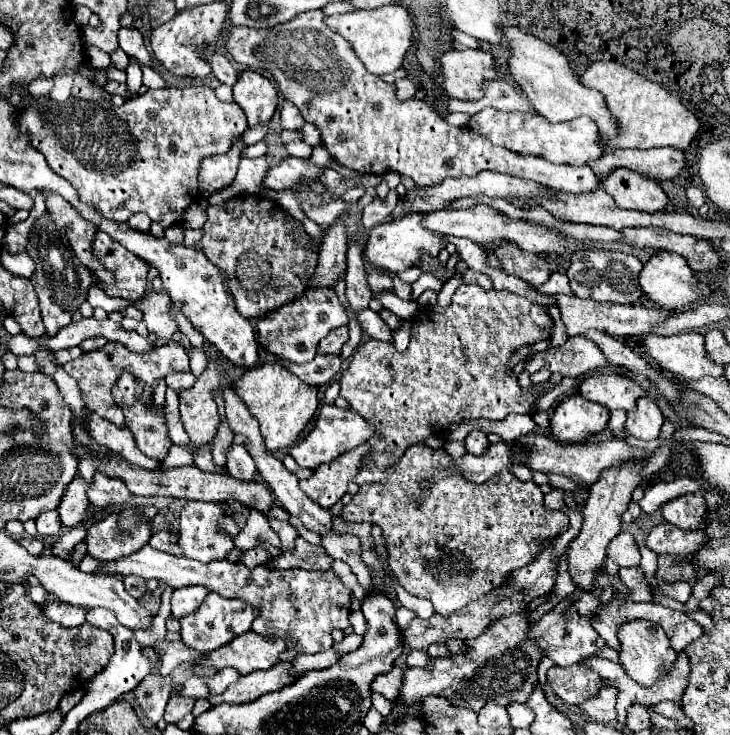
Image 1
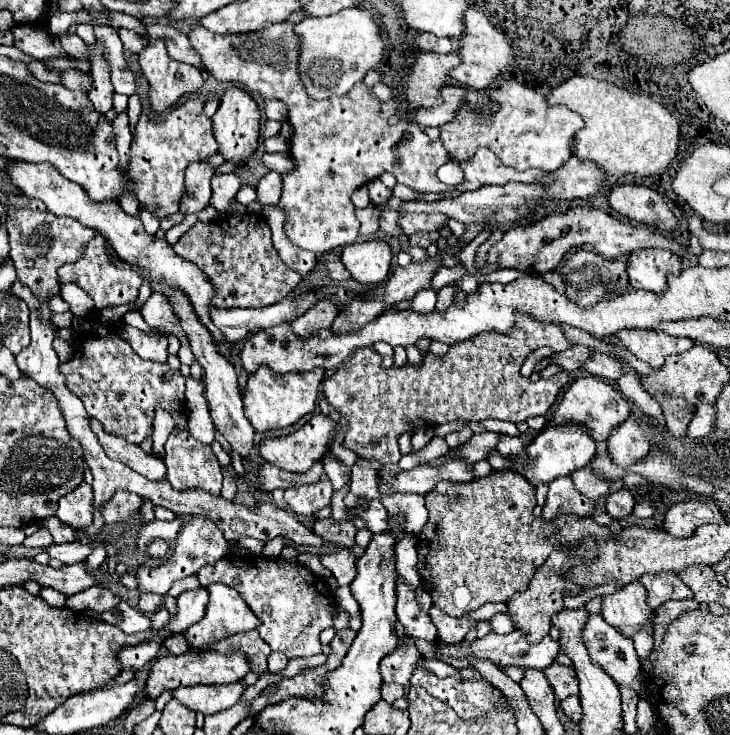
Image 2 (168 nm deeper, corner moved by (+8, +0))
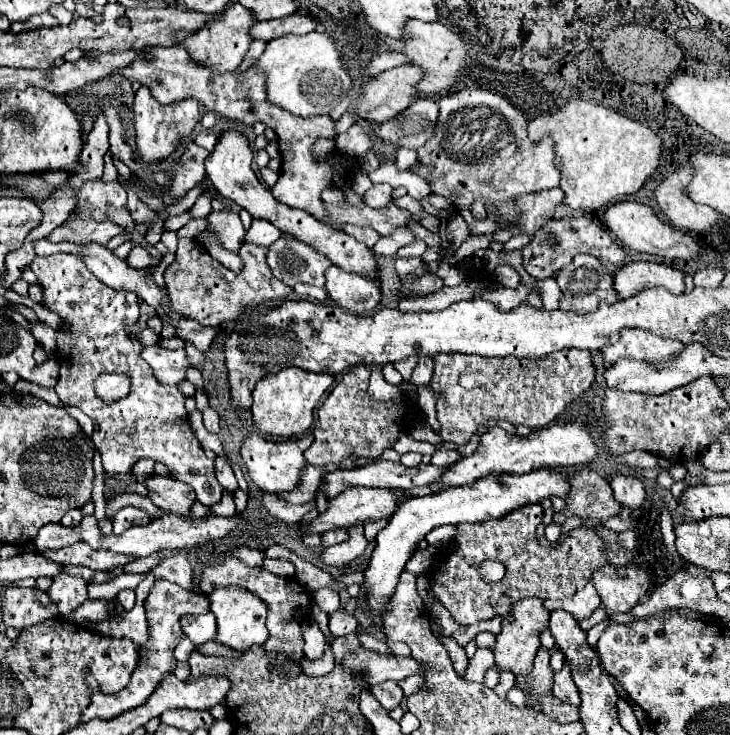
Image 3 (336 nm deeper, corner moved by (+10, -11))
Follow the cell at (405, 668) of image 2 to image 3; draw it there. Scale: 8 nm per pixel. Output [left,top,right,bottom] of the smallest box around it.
[370,681,404,711]

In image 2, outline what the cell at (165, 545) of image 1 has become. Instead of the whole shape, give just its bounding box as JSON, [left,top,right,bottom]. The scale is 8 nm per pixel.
[148,540,168,558]

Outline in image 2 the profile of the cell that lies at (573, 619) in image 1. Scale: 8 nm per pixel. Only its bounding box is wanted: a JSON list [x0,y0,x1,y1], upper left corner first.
[438,630,560,668]

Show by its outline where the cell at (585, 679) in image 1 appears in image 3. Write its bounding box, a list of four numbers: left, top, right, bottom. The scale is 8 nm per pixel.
[552,661,580,705]

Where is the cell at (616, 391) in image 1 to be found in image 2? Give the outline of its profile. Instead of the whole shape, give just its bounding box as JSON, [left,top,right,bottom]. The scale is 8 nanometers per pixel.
[550,376,630,442]

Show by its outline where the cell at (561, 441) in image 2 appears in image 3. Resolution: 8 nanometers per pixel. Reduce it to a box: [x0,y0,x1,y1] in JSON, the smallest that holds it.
[364,469,566,613]

